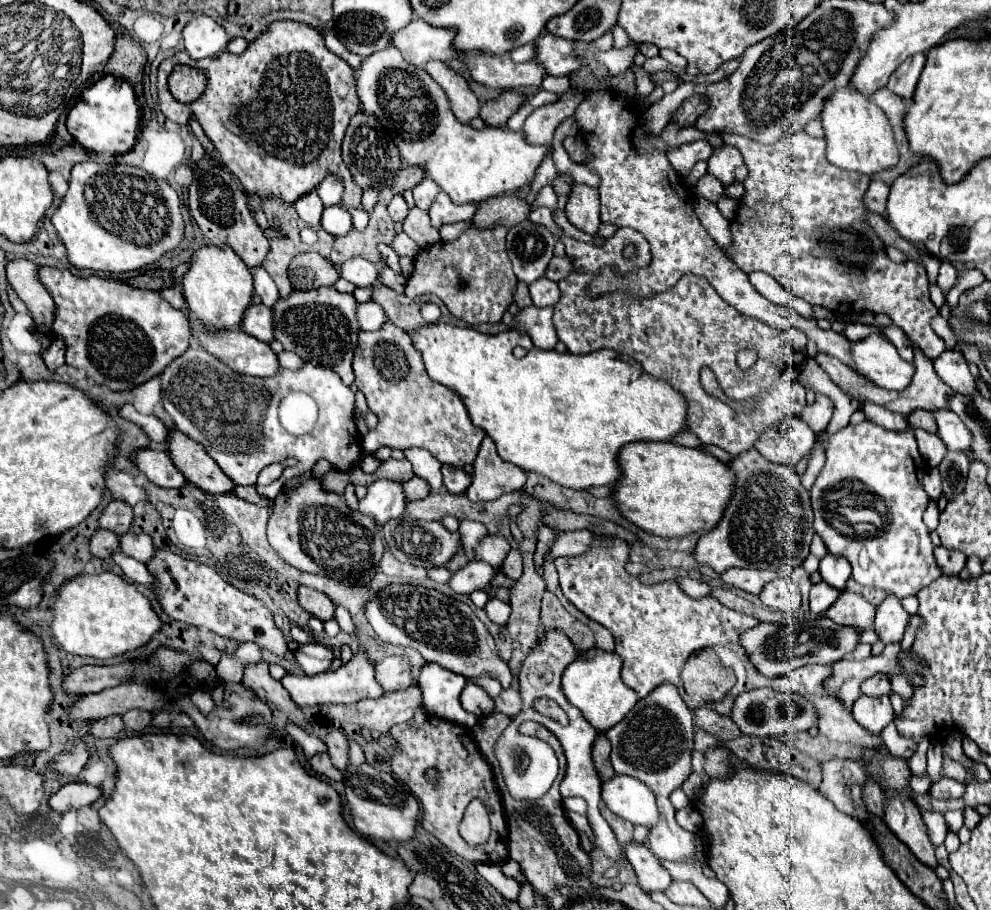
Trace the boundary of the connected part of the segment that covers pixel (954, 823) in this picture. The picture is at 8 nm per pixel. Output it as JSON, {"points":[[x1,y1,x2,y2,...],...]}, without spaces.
{"points":[[945,812,943,816,945,816,945,820,947,820,949,830,959,832,959,828,963,826,963,812]]}

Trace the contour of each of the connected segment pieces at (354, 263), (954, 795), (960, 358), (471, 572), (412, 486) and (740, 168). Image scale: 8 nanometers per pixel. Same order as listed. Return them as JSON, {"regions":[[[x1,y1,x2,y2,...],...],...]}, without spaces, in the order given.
{"regions":[[[351,258,339,268,339,276,353,282,357,288,371,288,377,278,377,268,365,258]],[[941,778,939,782,935,782,929,788,929,796,937,798,937,800,957,800,961,798,965,792,965,786,961,782,949,780,949,778]],[[945,350,937,360,933,360,937,376,949,384,955,392,971,394,975,390,975,380,967,368,967,360,959,350]],[[469,562,467,566,459,568,449,578,449,588,457,594,469,596,475,590,485,590,489,580,497,570,487,562]],[[417,476,411,478,409,482,403,484,403,490,405,490,405,498,411,502,411,500,419,500,419,498,425,498,429,494,429,486,425,480,419,480]],[[721,146,713,150,713,156,707,160,709,172,721,180,723,186,743,182,747,178,747,166,739,154,737,148,733,146]]]}

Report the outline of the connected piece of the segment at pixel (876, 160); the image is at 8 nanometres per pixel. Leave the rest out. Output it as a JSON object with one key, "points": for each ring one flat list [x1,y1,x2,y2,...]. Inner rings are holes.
{"points":[[847,86,835,90,829,98,825,98,821,122,827,140,827,158,831,164,837,164,839,168,845,170,857,170,869,176,897,164,897,148,885,112,881,112,877,104,873,104,867,96,863,96,855,88]]}

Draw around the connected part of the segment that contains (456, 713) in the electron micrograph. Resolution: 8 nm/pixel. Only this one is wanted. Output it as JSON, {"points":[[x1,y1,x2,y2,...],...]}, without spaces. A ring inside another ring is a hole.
{"points":[[425,664,421,668,419,686,423,690,423,708,425,712,445,718,453,724,461,724,465,728,481,730,483,725,479,718,467,710,463,710,459,696,467,684,467,678,441,668,439,664]]}

